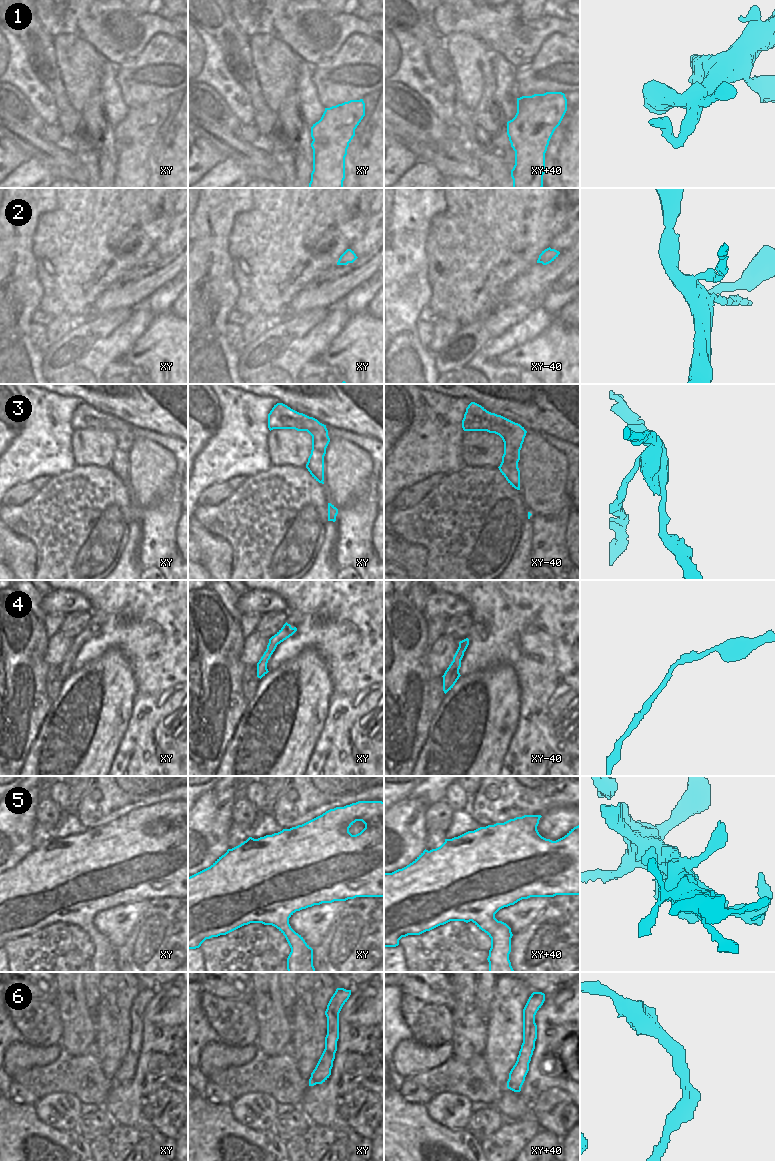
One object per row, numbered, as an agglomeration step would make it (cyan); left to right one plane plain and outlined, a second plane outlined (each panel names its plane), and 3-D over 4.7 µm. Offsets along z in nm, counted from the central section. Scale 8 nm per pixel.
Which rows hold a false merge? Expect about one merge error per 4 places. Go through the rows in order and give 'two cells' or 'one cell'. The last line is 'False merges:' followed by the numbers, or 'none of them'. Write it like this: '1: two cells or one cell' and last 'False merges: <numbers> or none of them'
1: one cell
2: two cells
3: two cells
4: one cell
5: one cell
6: one cell
False merges: 2, 3

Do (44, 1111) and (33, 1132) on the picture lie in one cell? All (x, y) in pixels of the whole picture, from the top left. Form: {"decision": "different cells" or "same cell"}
{"decision": "different cells"}

